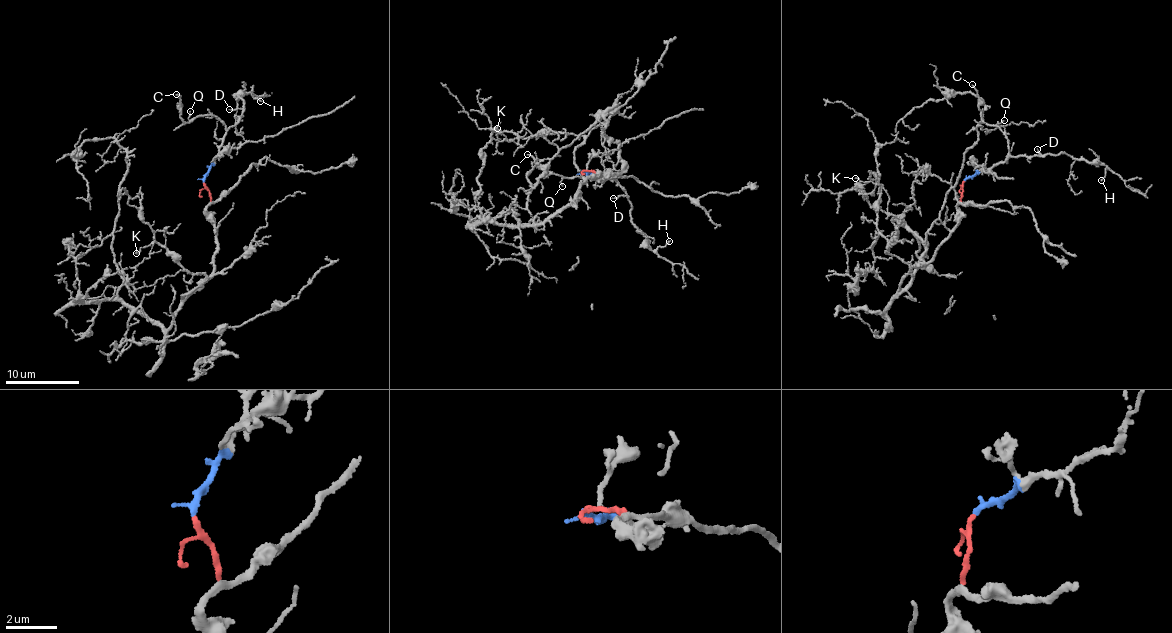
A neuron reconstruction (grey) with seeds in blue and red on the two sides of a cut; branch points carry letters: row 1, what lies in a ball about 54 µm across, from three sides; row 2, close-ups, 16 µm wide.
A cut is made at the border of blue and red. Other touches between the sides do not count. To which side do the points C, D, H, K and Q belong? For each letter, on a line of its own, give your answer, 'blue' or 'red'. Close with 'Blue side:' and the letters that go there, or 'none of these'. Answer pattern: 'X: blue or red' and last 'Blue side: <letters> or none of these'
C: blue
D: blue
H: blue
K: red
Q: blue
Blue side: C, D, H, Q

